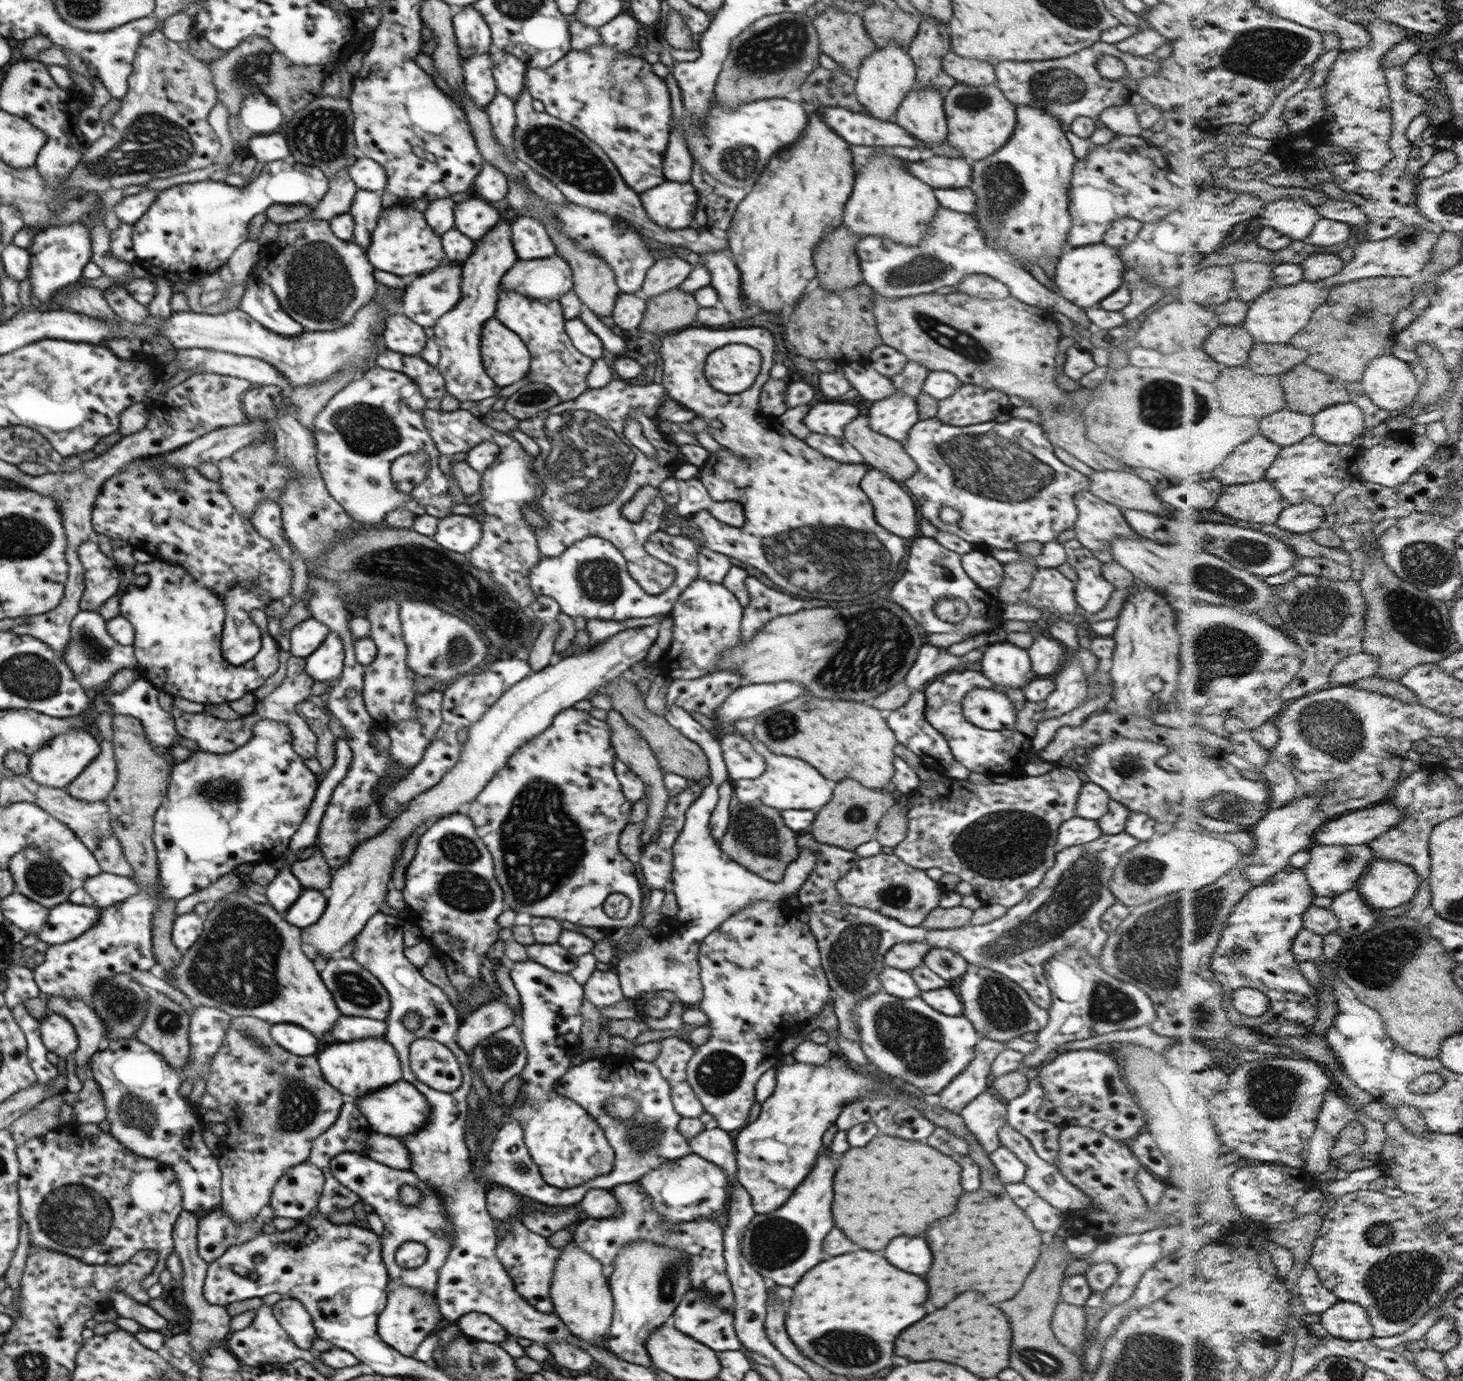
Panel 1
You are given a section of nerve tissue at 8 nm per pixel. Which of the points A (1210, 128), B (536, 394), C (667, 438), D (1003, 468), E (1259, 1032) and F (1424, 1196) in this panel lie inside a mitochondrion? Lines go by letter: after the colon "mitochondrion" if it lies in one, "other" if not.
A: other
B: mitochondrion
C: other
D: mitochondrion
E: other
F: other

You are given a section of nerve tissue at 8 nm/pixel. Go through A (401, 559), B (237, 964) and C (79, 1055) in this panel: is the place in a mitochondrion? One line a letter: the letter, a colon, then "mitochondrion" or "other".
A: mitochondrion
B: mitochondrion
C: other

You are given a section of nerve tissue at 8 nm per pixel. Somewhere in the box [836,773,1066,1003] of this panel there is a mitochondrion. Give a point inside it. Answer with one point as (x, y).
(1002, 845)

